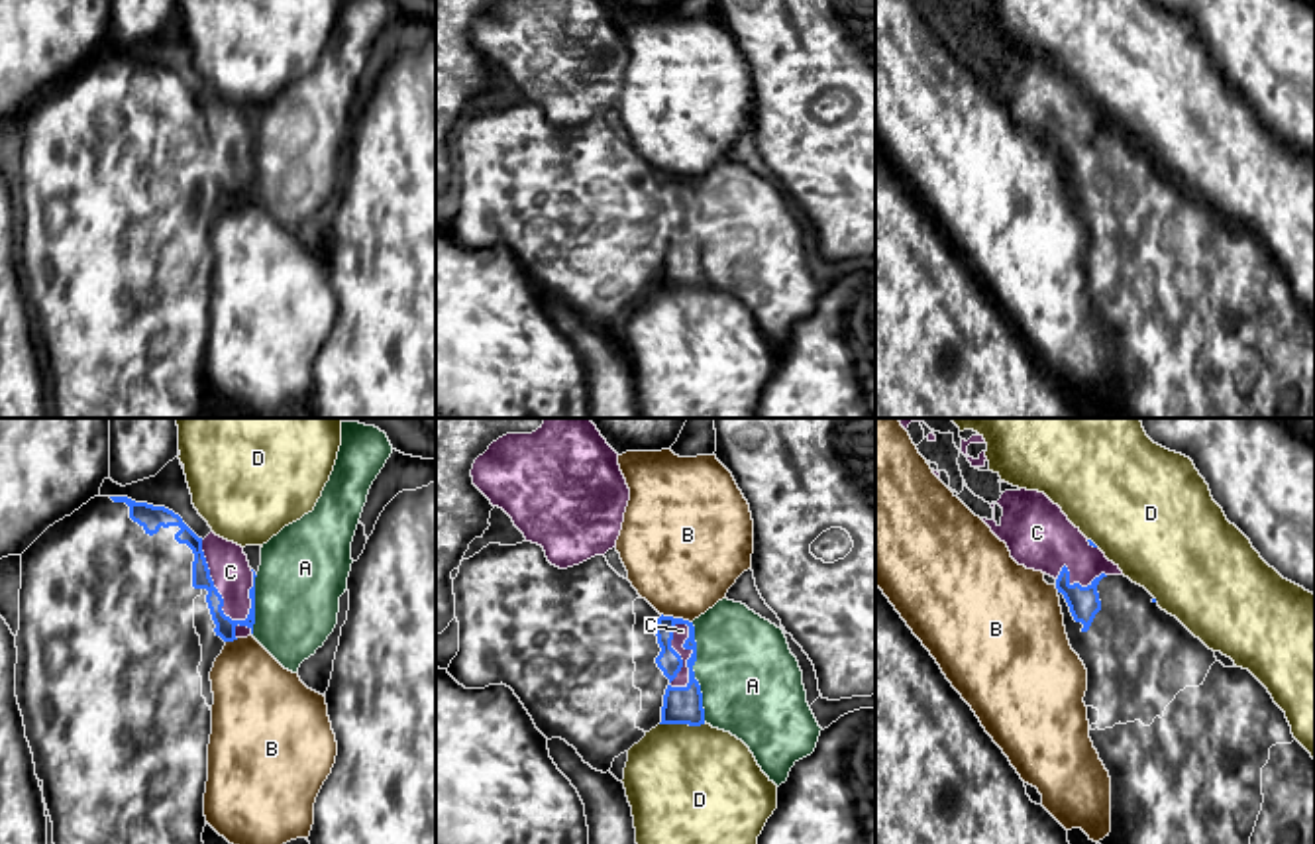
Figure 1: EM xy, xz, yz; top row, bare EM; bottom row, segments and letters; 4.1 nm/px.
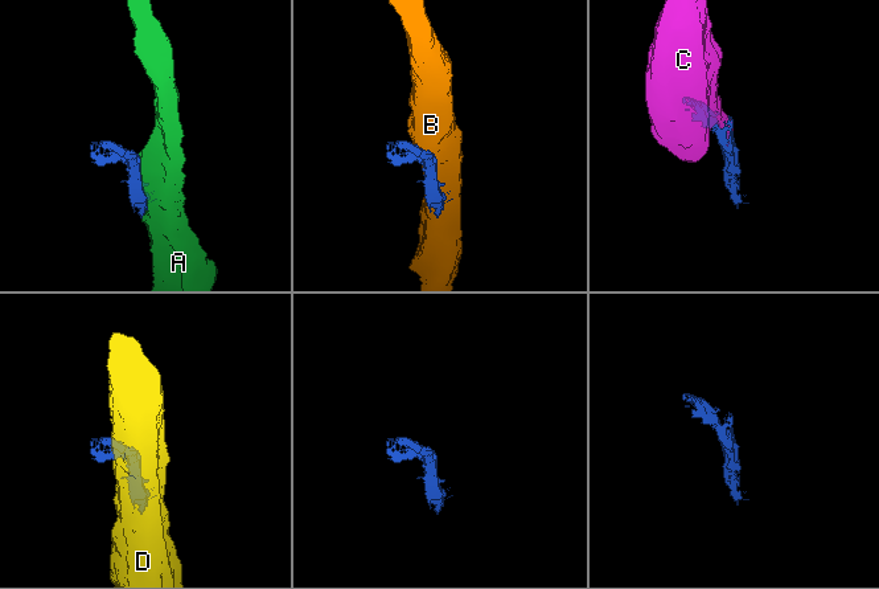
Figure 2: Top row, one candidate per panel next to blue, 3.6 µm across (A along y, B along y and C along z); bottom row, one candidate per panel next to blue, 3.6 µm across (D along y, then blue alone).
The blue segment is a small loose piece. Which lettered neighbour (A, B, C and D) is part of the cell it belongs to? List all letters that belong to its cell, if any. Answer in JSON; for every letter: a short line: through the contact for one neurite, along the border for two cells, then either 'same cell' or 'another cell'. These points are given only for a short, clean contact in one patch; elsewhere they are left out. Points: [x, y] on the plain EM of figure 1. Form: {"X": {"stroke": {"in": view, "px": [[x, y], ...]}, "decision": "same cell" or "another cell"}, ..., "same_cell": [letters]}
{"A": {"decision": "another cell"}, "B": {"decision": "another cell"}, "C": {"decision": "same cell"}, "D": {"decision": "another cell"}, "same_cell": ["C"]}

